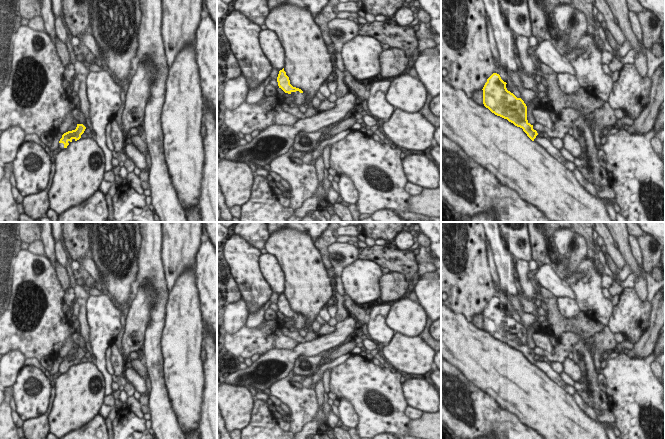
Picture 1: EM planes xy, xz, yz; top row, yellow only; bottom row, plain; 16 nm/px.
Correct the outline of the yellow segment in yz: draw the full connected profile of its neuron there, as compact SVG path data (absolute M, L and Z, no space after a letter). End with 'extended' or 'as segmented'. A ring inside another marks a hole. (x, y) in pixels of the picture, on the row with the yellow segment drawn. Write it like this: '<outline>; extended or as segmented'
M493 73L483 87L483 104L492 113L507 119L520 127L532 140L542 146L554 159L573 172L577 168L575 162L567 161L546 137L540 137L527 120L527 106L521 98L517 98L507 90L506 82L500 75Z; extended

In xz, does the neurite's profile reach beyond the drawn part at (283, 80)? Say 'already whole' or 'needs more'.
needs more

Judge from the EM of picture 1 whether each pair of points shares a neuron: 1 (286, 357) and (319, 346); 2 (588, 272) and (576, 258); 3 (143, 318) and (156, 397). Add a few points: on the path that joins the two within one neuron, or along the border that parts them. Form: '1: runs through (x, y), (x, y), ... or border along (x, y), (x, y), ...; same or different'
1: runs through (294, 354), (303, 348), (311, 348); same
2: runs through (587, 269), (579, 261); same
3: border along (151, 309), (150, 325), (146, 330), (143, 342); different

